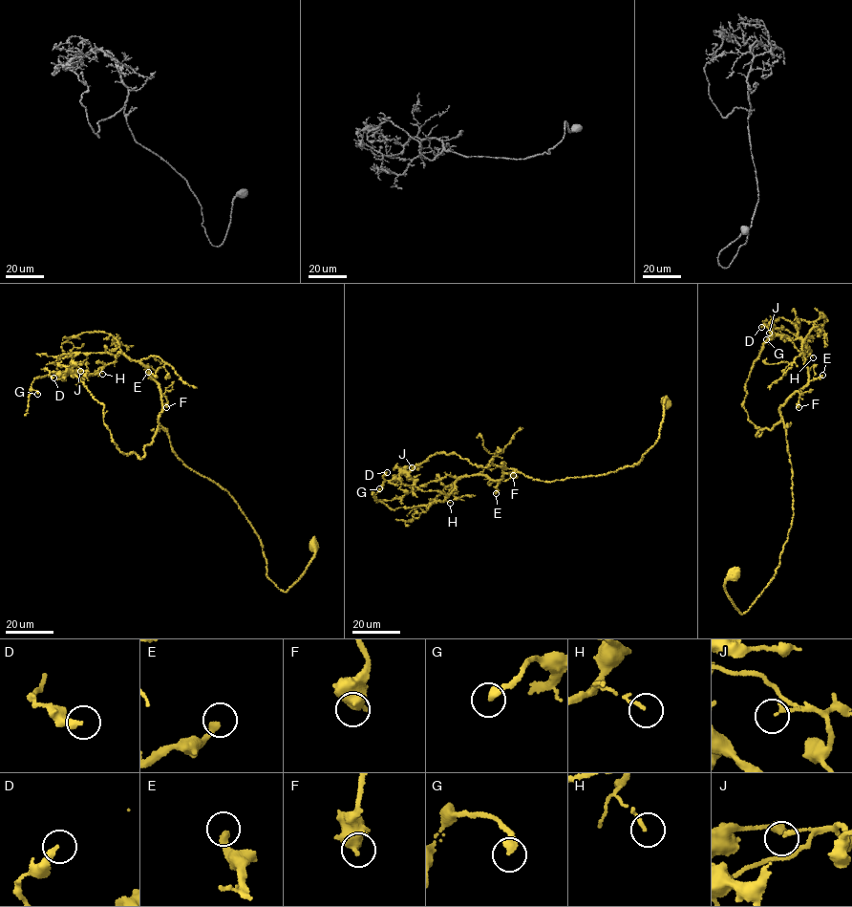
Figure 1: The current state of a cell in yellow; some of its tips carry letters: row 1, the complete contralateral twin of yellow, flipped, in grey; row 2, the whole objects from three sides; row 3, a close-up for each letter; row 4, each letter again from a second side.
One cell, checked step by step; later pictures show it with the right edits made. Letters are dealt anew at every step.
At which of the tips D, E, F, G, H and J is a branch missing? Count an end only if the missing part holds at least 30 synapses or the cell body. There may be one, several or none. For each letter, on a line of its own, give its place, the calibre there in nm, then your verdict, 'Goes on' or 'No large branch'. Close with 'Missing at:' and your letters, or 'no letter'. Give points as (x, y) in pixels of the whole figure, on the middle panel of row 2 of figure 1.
D: Place: (387, 472). Thickness 280 nm. No large branch
E: Place: (496, 493). Thickness 300 nm. Goes on
F: Place: (513, 475). Thickness 460 nm. No large branch
G: Place: (379, 488). Thickness 320 nm. No large branch
H: Place: (450, 503). Thickness 140 nm. No large branch
J: Place: (412, 467). Thickness 150 nm. No large branch
Missing at: E

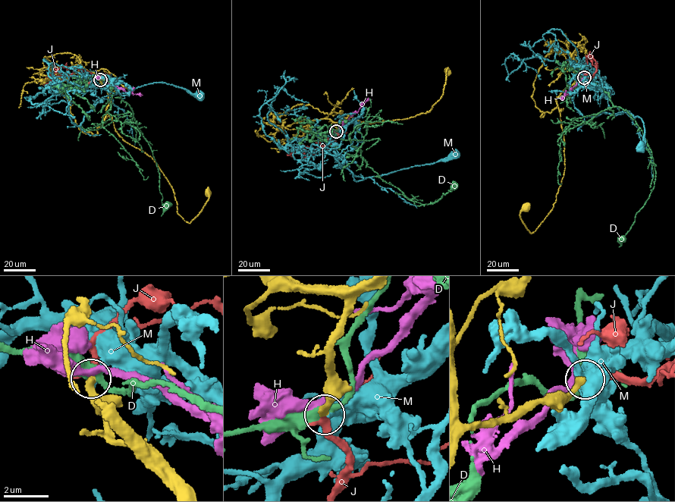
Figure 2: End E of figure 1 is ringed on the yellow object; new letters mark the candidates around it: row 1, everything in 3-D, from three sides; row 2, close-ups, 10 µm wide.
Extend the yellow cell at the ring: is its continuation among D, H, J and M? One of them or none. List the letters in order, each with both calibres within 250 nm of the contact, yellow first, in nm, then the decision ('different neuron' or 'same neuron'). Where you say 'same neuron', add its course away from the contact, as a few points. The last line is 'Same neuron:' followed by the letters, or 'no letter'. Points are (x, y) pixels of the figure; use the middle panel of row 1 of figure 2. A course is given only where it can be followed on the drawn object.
D: calibres 320 and 440 nm; different neuron
H: calibres 320 and 300 nm; different neuron
J: calibres 320 and 240 nm; same neuron; course (336, 131), (337, 136), (328, 145), (315, 149), (308, 147), (294, 148), (292, 153), (287, 154)
M: calibres 380 and 180 nm; different neuron
Same neuron: J

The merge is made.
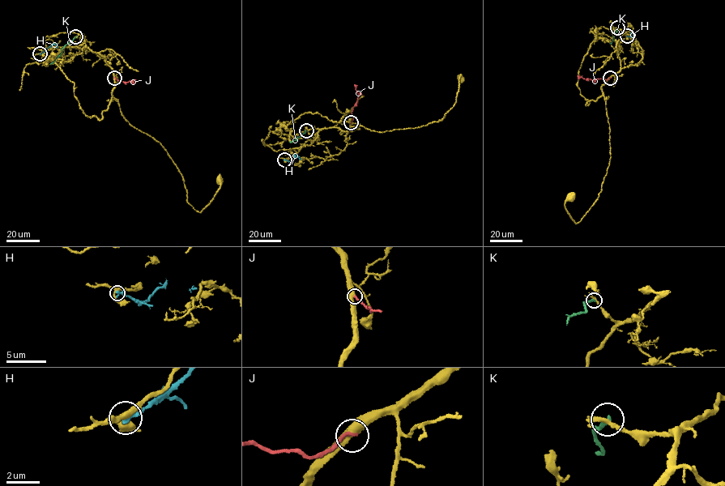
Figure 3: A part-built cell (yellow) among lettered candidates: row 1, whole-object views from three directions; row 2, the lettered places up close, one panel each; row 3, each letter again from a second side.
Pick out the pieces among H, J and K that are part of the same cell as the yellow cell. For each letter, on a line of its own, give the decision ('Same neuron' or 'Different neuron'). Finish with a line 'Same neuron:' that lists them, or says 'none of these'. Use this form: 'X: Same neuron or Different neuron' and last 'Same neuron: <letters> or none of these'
H: Different neuron
J: Different neuron
K: Different neuron
Same neuron: none of these

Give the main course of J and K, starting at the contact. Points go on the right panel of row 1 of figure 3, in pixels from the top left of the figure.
J: (610, 78), (593, 80), (577, 76)
K: (617, 28), (610, 44)

